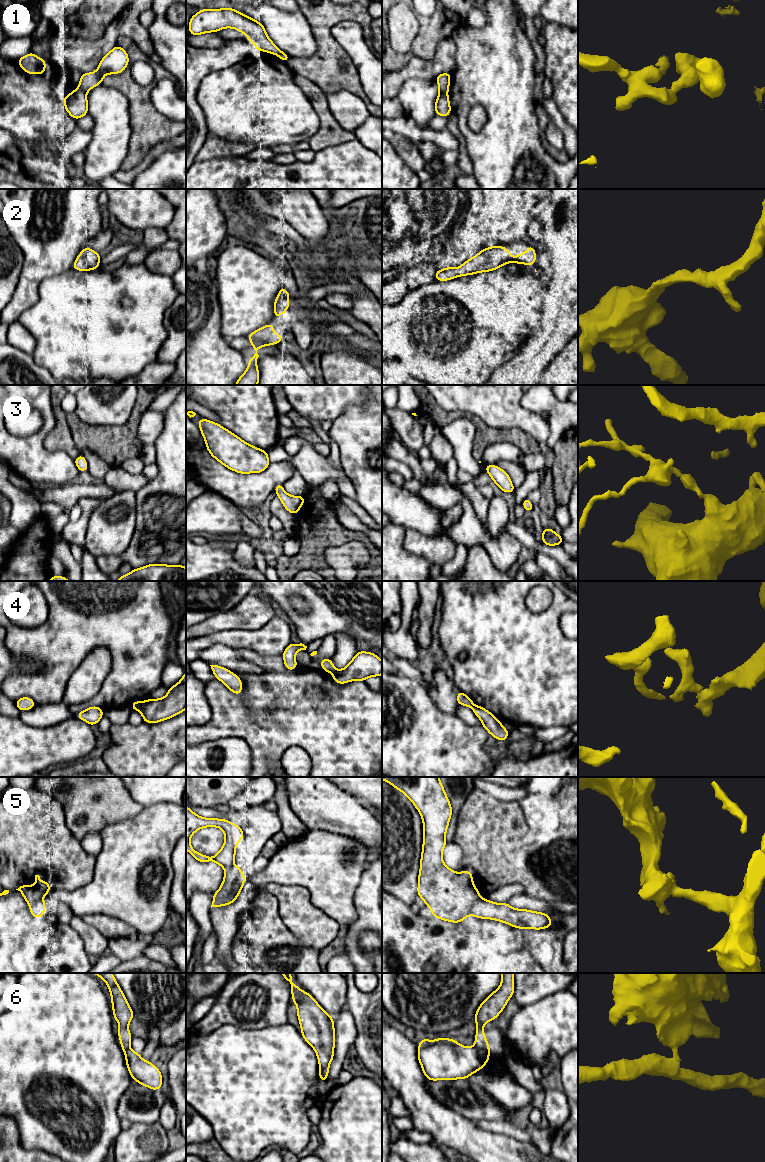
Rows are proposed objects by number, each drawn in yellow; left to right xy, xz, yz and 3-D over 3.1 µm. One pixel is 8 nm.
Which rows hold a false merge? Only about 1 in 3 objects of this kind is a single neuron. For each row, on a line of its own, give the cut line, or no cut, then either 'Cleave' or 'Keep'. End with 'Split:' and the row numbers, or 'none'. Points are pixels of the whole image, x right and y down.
1: Split along yz (439, 89), (447, 95). Cleave
2: No split. Keep
3: No split. Keep
4: Split along xz (334, 669), (330, 672). Cleave
5: Split along yz (479, 898), (472, 906), (470, 913). Cleave
6: Split along yz (474, 1046), (484, 1049), (488, 1053). Cleave
Split: 1, 4, 5, 6

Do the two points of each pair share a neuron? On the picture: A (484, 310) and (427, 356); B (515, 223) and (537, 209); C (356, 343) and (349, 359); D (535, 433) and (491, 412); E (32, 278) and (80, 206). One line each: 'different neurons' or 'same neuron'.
A: same neuron
B: different neurons
C: different neurons
D: same neuron
E: same neuron

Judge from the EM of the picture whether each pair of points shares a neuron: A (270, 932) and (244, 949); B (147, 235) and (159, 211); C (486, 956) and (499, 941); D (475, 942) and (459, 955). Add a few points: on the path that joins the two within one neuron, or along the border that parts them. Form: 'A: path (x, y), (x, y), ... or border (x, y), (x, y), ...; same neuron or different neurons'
A: path (264, 938), (250, 947); same neuron
B: border (164, 227), (146, 227), (137, 235); different neurons
C: border (492, 946), (500, 952), (516, 950); different neurons
D: path (471, 944), (463, 951); same neuron

